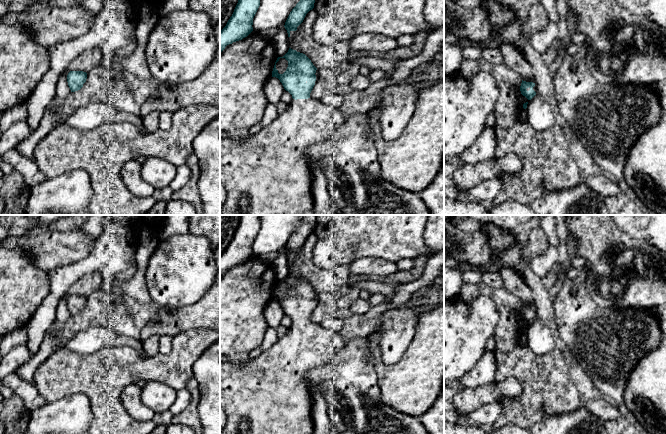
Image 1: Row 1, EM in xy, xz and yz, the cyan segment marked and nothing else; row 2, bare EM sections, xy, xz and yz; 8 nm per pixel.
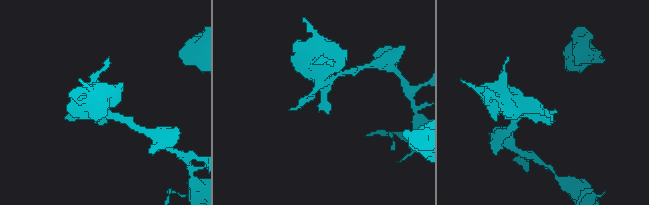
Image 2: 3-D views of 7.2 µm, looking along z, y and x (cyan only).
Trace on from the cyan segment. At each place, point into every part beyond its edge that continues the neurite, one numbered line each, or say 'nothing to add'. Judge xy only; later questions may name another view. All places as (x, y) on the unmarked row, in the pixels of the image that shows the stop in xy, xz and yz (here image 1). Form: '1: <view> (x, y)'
nothing to add

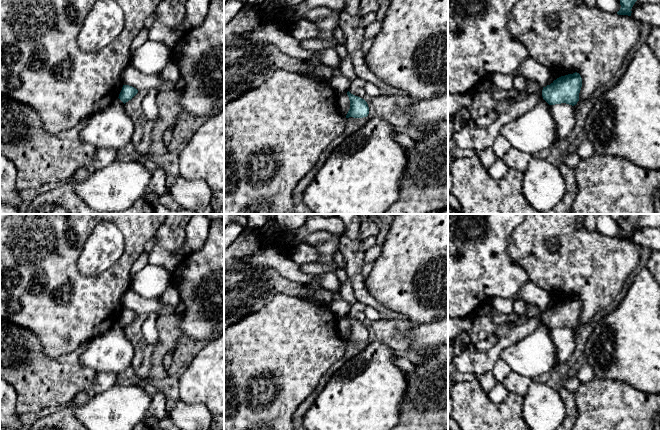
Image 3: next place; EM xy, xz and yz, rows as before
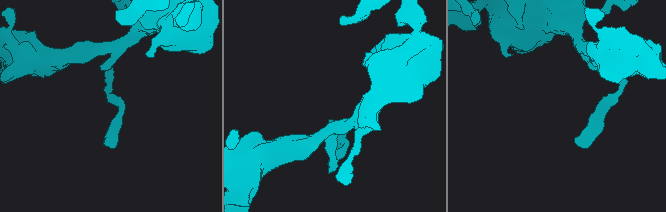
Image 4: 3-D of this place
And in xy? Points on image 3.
nothing to add

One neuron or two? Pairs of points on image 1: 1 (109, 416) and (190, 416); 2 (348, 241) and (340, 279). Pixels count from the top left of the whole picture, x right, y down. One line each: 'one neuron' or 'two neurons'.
1: two neurons
2: two neurons

